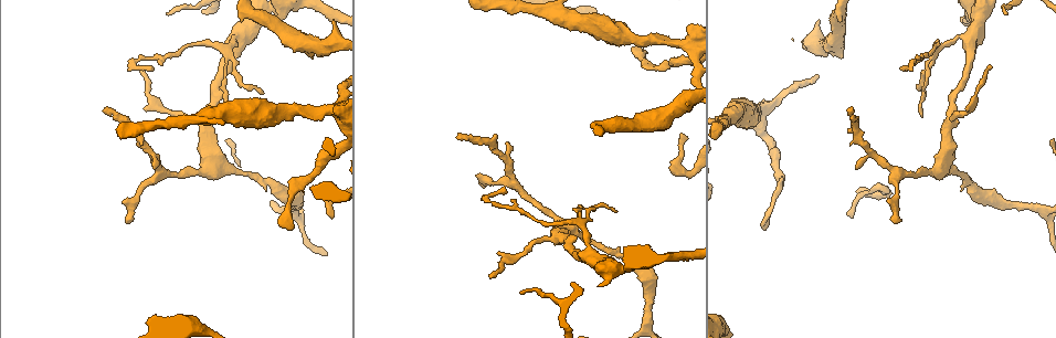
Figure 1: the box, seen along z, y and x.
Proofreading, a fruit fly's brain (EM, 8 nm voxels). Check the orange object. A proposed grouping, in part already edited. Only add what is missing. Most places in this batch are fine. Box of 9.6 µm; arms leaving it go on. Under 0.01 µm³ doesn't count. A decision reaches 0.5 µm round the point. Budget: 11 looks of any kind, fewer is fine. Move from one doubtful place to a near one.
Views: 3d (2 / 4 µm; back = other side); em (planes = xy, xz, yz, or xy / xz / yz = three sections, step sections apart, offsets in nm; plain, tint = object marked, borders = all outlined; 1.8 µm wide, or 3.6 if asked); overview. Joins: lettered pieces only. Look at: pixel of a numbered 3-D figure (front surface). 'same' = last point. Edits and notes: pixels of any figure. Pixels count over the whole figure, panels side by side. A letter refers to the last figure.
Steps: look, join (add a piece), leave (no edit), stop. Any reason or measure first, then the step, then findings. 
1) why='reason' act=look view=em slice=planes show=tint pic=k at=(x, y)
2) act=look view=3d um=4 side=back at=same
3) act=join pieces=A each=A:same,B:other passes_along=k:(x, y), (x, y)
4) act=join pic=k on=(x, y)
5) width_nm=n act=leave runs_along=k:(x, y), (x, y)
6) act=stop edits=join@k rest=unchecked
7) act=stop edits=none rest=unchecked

why='free end' act=look view=3d um=2 pic=1 at=(126, 221)

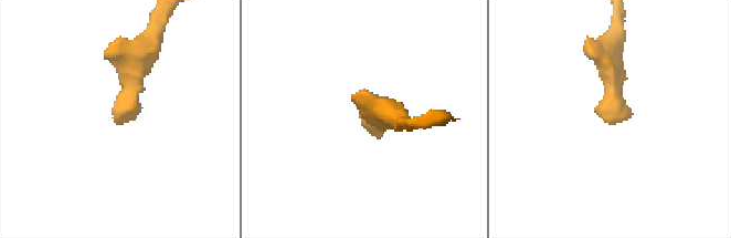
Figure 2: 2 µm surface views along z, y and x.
why='need the tissue' act=look view=em slice=planes show=borders pic=2 at=(114, 122)

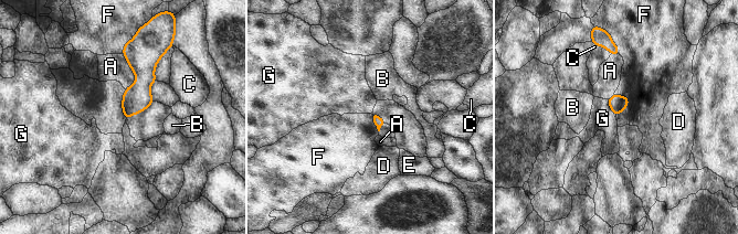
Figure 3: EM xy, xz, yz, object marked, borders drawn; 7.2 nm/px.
act=leave each=A:other,B:other,C:other,D:other,E:other,F:other,G:other border=3:(618, 93), (629, 104), (615, 116) found='none of them fits'

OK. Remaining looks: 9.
why='tapers out' act=look view=em slice=xy step=16 show=borders pic=1 at=(457, 135)

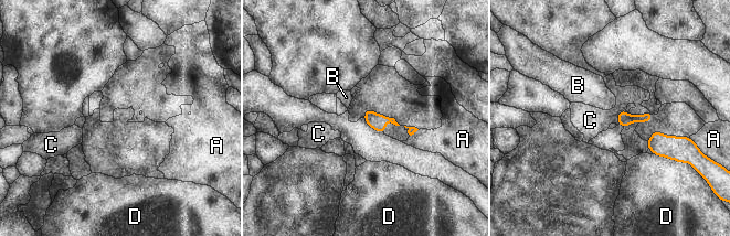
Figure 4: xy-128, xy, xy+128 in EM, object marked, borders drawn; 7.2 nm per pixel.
why='another direction' act=look view=em slice=planes show=borders at=same

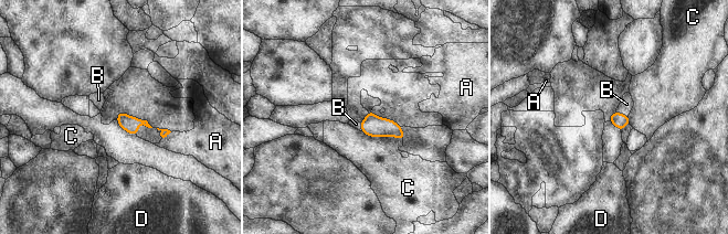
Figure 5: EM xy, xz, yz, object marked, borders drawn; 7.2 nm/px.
width_nm=100 act=join pieces=B each=A:other,B:same,C:other,D:other passes_along=5:(618, 119), (621, 114), (626, 104) found='it goes on there'

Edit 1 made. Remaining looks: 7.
act=look view=overview

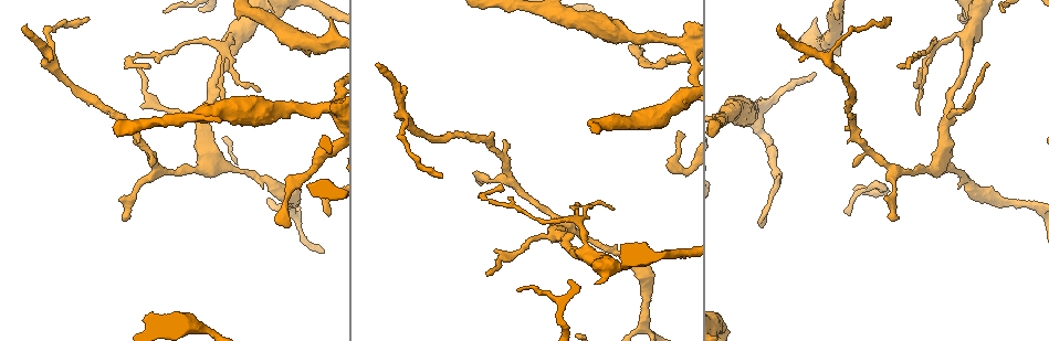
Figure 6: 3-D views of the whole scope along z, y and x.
why='an open end' act=look view=em um=3.6 slice=yz step=16 show=tint pic=6 at=(27, 24)

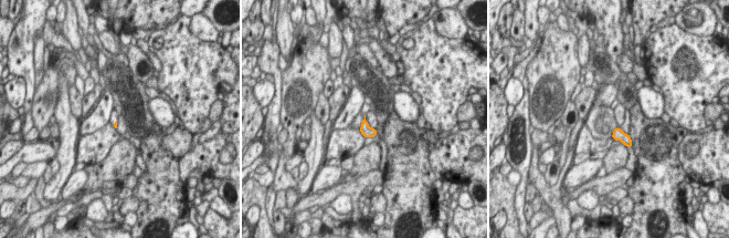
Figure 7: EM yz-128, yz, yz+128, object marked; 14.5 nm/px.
why='another direction' act=look view=em um=3.6 slice=planes show=tint at=same

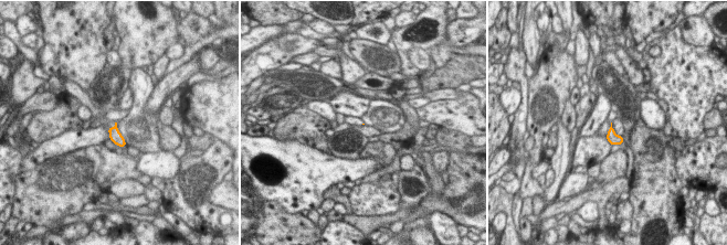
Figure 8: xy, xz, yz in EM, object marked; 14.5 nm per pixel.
why='what lies round it' act=look view=em um=3.6 slice=planes show=borders at=same

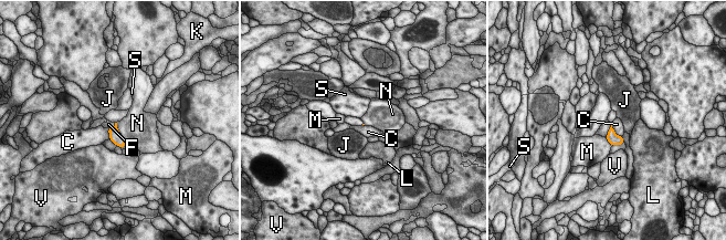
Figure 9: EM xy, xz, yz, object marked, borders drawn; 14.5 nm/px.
act=join pieces=F each=C:other,F:same,J:other,K:other,L:other,M:other,N:other,S:other,V:other passes_along=9:(115, 136), (114, 126), (108, 124) found='the neuron continues'

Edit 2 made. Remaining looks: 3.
why='redraw' act=look view=overview

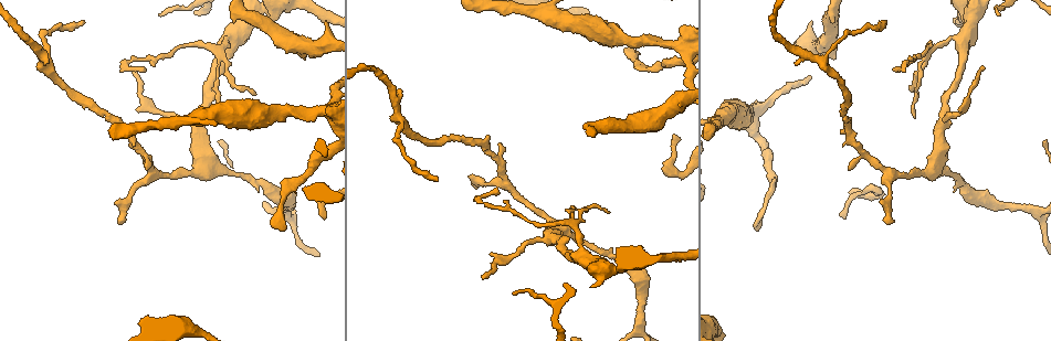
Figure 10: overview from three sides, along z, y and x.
why='free end' act=look view=3d um=2 side=back pic=10 at=(680, 107)

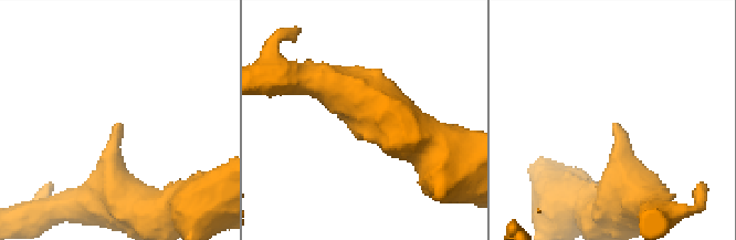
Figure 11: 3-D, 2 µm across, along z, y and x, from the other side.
act=look view=em slice=planes show=borders pic=11 at=(120, 124)

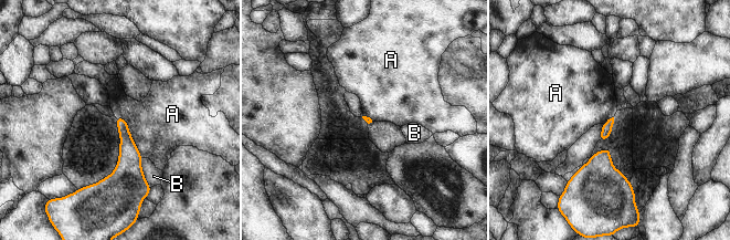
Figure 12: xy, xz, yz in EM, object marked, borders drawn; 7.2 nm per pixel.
longest_contact=A:360nm act=leave each=A:other,B:other border=12:(117, 116), (125, 121), (143, 157) found='no lettered piece goes on from it'

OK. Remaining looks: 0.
act=stop edits=join@5,join@9 rest=unchecked

